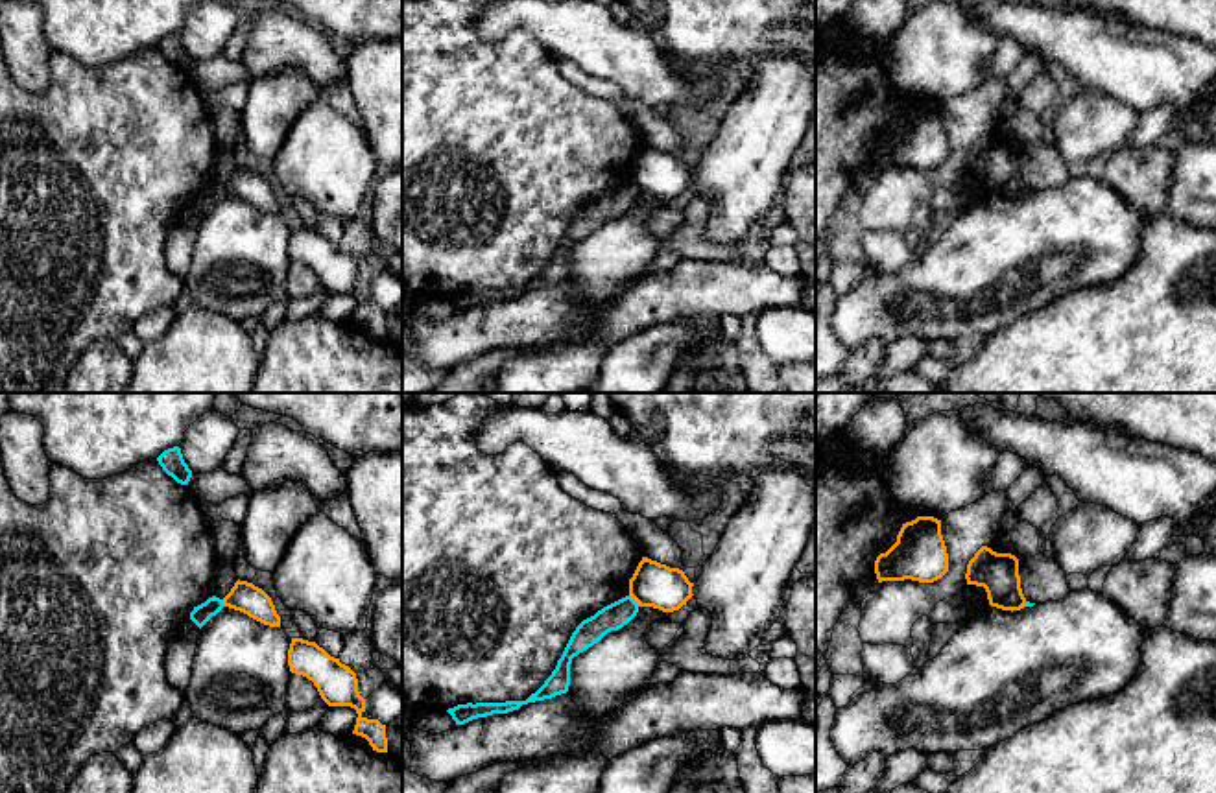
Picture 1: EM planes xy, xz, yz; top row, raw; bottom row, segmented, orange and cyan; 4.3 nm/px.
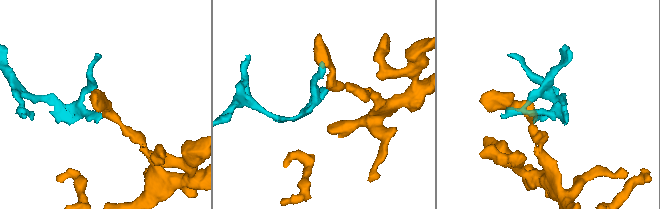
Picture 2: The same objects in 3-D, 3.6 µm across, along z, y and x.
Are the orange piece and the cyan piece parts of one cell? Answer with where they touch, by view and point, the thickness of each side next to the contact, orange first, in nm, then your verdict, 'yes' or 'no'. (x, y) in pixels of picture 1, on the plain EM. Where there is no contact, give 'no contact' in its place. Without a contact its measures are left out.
contact xz (635, 187); calibres 190 and 120 nm; no

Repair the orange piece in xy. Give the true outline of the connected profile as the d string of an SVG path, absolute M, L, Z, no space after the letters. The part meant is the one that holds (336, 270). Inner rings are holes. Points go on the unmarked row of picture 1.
M292 225L288 253L292 260L312 267L328 293L354 295L358 304L352 321L365 325L373 337L387 339L386 312L362 302L365 299L365 286L358 278L356 260L349 253L330 243L316 229L303 225Z

